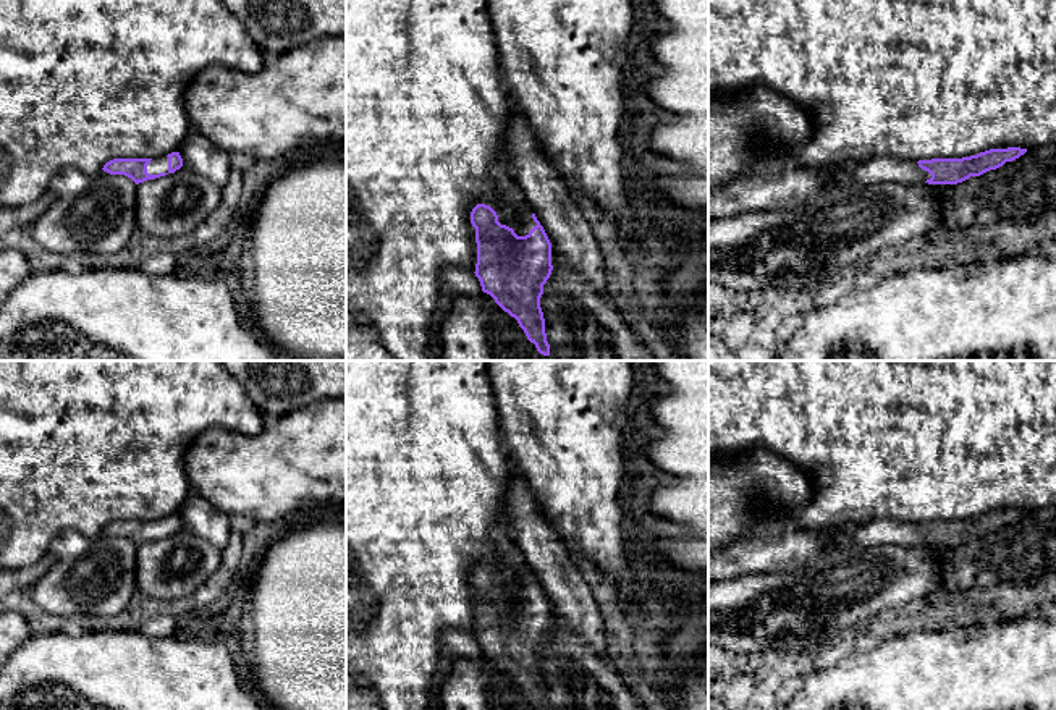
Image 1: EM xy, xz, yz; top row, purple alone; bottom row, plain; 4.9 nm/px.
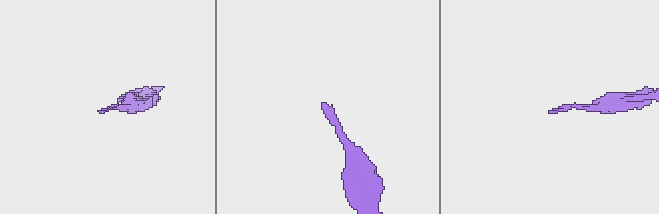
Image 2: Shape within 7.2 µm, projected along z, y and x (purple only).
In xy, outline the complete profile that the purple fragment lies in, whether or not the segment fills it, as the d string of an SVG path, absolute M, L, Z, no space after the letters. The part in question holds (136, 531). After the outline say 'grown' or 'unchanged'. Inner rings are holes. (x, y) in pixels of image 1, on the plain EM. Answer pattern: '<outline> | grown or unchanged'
M171 514L160 521L113 521L103 527L110 537L125 537L136 547L175 535L183 529L180 514Z | grown

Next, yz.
M1007 509L990 511L977 518L962 521L931 521L931 522L902 522L893 519L873 519L857 527L834 530L828 550L841 550L851 545L928 545L928 547L957 547L970 539L980 539L990 532L1003 529L1024 518L1027 511Z | grown

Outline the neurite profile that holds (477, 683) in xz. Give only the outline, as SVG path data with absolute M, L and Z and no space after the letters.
M484 653L454 658L437 697L438 710L535 710L517 683Z

